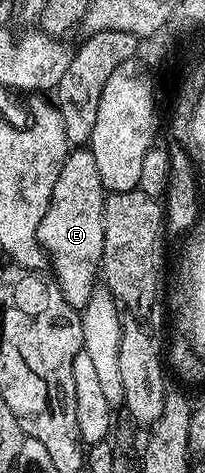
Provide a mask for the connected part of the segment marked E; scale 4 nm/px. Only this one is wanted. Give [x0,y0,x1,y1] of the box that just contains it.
[38,148,107,311]

